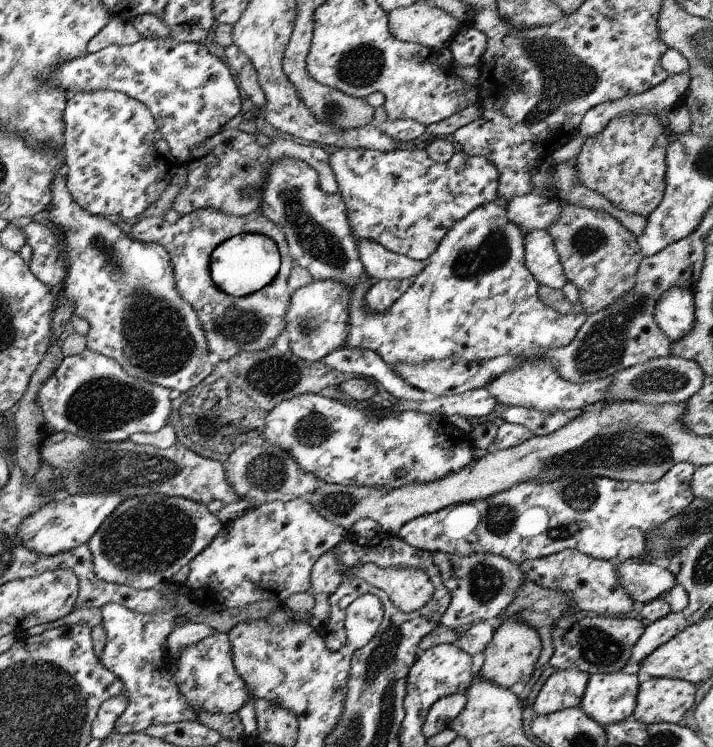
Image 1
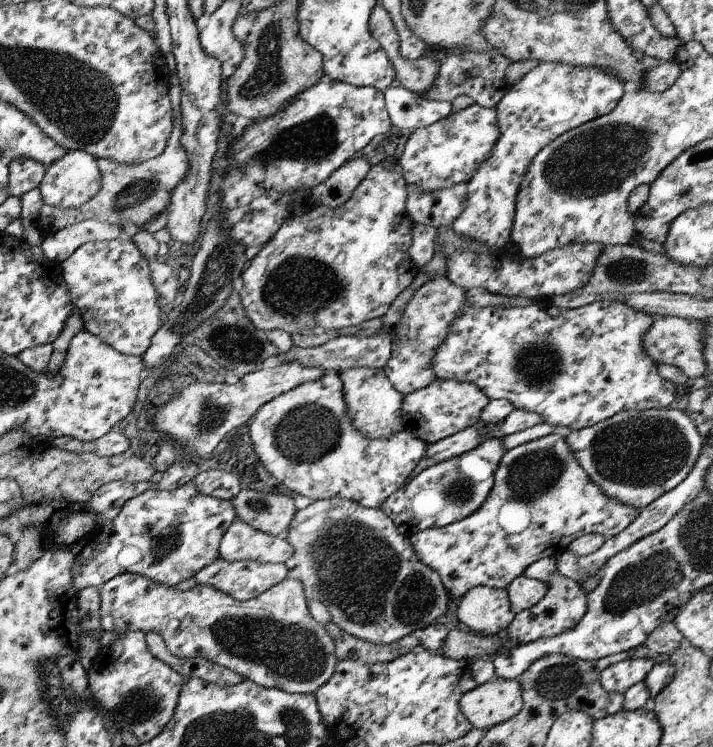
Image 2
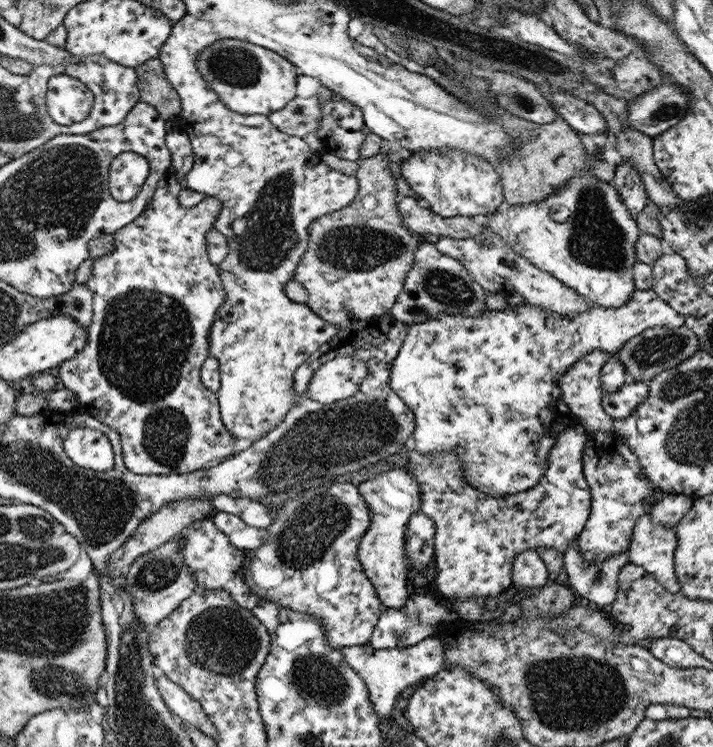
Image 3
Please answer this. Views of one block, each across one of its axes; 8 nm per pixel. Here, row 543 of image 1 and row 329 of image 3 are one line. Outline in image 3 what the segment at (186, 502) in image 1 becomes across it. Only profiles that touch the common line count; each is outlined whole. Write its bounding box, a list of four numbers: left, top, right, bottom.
[57,167,235,474]

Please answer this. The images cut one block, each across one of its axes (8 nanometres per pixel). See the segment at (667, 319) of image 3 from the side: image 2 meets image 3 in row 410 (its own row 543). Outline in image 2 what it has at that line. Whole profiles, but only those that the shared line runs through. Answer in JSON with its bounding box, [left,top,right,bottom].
[409,431,639,602]

